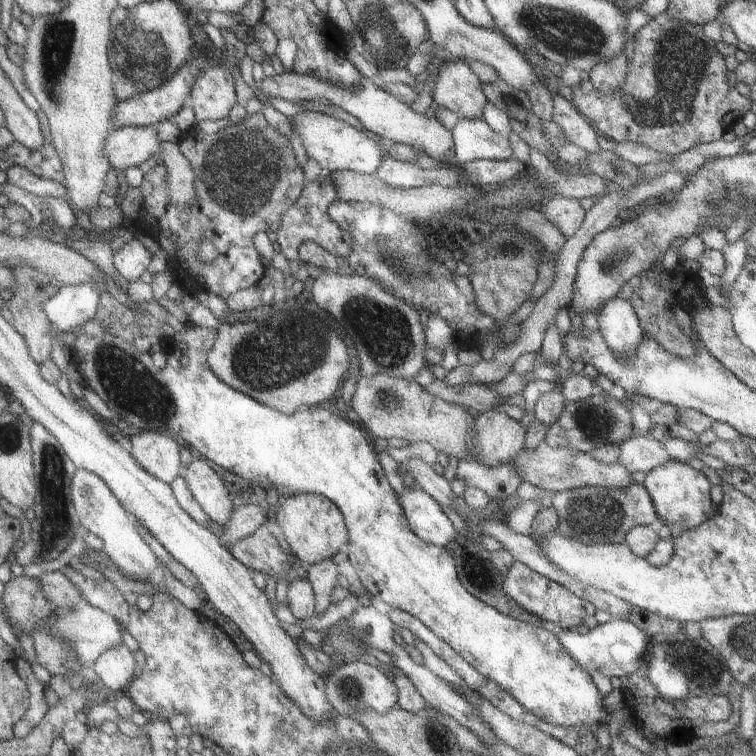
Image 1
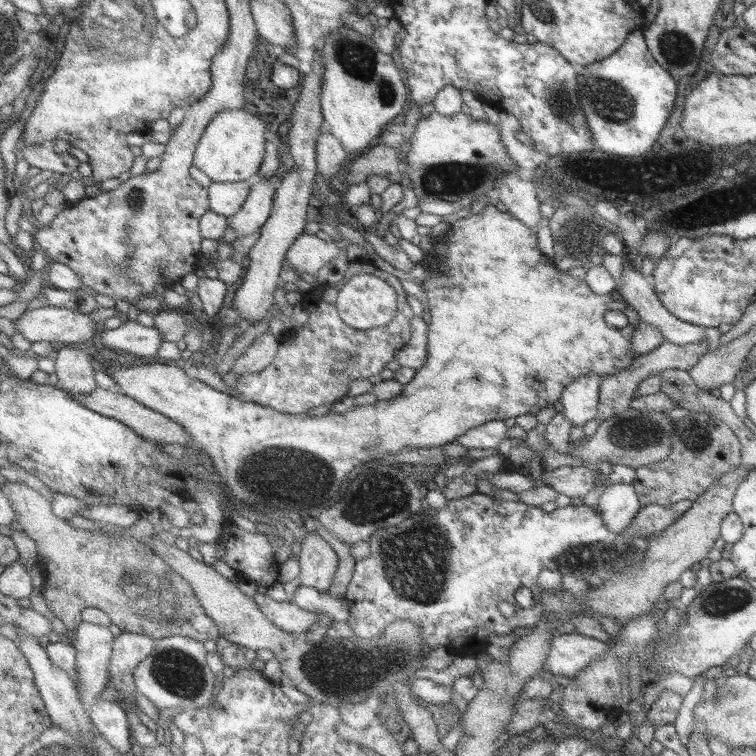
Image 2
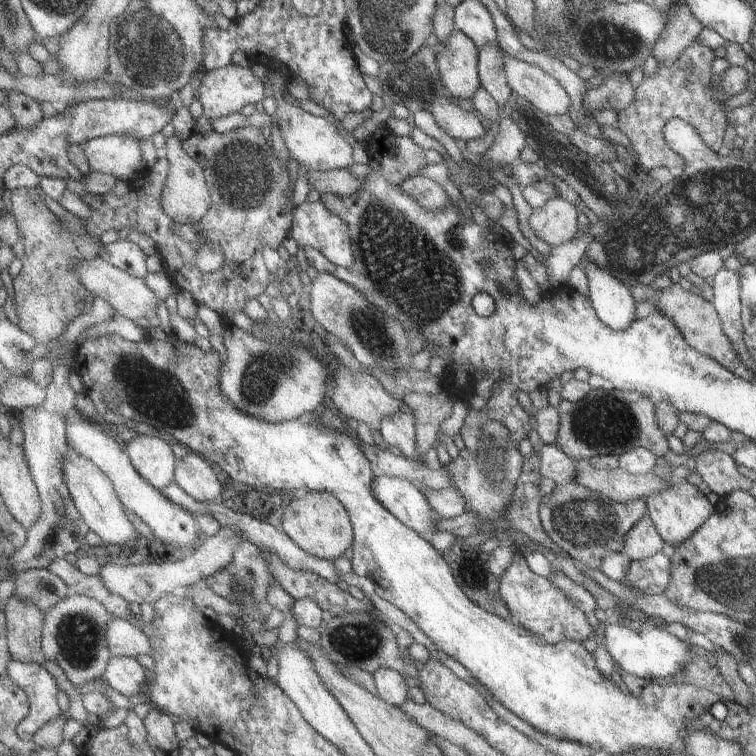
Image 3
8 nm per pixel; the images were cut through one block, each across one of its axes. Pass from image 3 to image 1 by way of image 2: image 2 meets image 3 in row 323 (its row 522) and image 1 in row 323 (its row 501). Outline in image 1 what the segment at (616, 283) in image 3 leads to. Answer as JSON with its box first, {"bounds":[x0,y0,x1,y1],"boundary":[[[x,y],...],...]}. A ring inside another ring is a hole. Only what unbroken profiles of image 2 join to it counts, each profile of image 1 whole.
{"bounds":[596,296,642,360],"boundary":[[[613,296],[596,313],[598,332],[617,360],[629,360],[641,341],[642,330],[628,299]]]}

